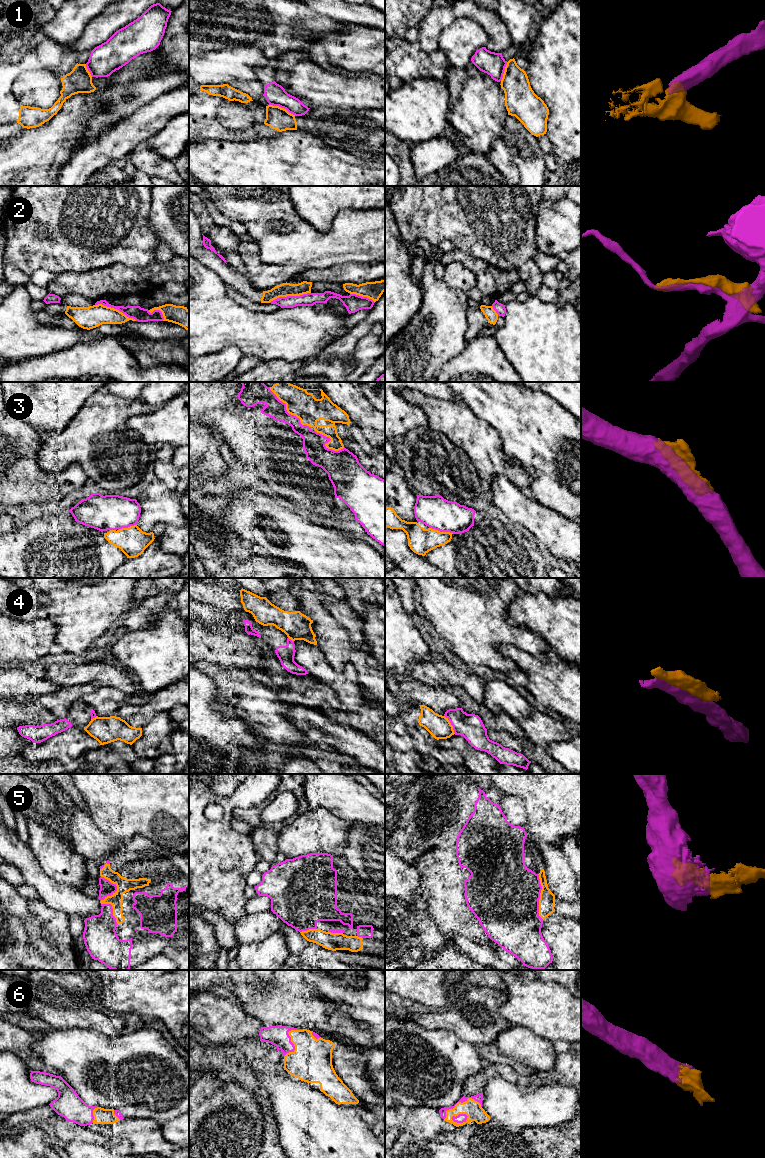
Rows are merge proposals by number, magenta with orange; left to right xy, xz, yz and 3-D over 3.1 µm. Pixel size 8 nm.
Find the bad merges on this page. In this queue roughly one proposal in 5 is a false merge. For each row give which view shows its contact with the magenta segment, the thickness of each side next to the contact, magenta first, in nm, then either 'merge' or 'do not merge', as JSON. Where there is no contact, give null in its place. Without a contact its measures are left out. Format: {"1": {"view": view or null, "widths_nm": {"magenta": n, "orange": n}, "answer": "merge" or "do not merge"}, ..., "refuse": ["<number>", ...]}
{"1": {"view": "xz", "widths_nm": {"magenta": 170, "orange": 180}, "answer": "do not merge"}, "2": {"view": "xy", "widths_nm": {"magenta": 110, "orange": 180}, "answer": "do not merge"}, "3": {"view": "xz", "widths_nm": {"magenta": 160, "orange": 220}, "answer": "do not merge"}, "4": {"view": "yz", "widths_nm": {"magenta": 200, "orange": 180}, "answer": "do not merge"}, "5": {"view": "yz", "widths_nm": {"magenta": 500, "orange": 130}, "answer": "merge"}, "6": {"view": "yz", "widths_nm": {"magenta": 60, "orange": 140}, "answer": "merge"}, "refuse": ["1", "2", "3", "4"]}

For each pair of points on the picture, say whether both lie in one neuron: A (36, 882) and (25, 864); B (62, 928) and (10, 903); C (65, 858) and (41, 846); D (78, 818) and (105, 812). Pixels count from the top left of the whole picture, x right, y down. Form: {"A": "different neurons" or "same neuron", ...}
{"A": "same neuron", "B": "different neurons", "C": "same neuron", "D": "different neurons"}

